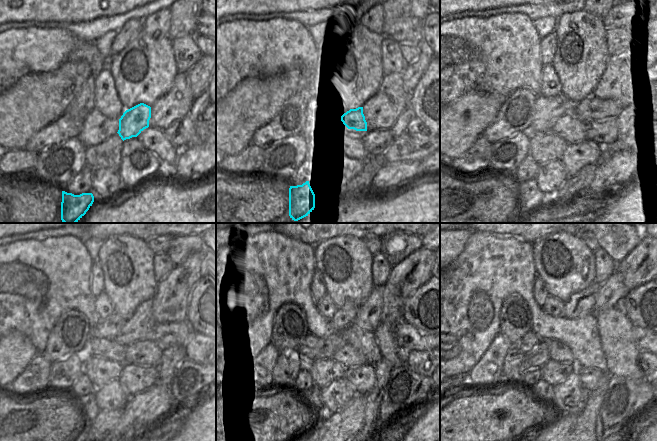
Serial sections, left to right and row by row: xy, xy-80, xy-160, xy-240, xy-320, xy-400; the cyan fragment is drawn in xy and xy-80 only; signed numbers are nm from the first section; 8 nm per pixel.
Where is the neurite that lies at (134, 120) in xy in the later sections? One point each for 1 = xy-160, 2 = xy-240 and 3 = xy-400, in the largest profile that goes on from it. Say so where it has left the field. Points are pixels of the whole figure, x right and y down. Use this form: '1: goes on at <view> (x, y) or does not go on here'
1: goes on at xy-160 (590, 109)
2: goes on at xy-240 (177, 333)
3: goes on at xy-400 (643, 338)

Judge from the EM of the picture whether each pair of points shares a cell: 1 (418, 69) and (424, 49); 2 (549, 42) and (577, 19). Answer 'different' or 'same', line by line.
1: same
2: different

